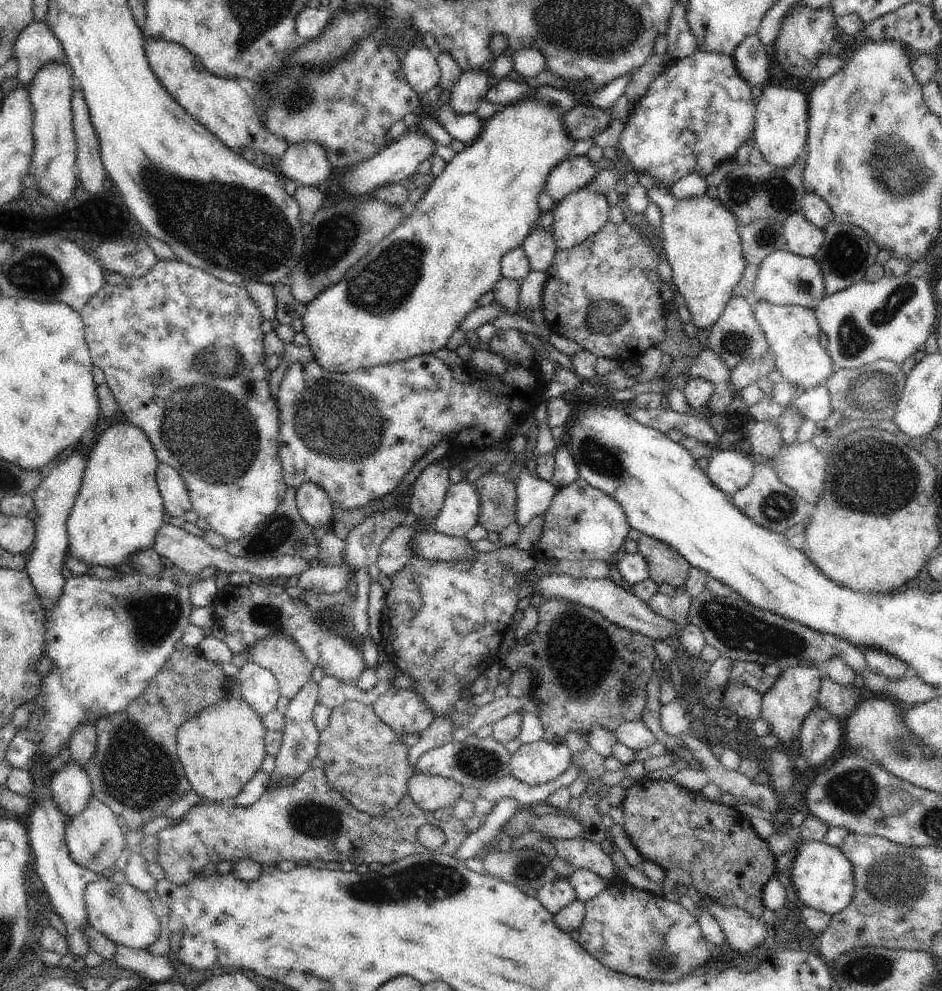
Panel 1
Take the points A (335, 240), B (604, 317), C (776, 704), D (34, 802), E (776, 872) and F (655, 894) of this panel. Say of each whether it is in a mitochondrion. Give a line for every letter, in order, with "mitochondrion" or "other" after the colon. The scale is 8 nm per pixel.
A: mitochondrion
B: mitochondrion
C: other
D: other
E: other
F: other

